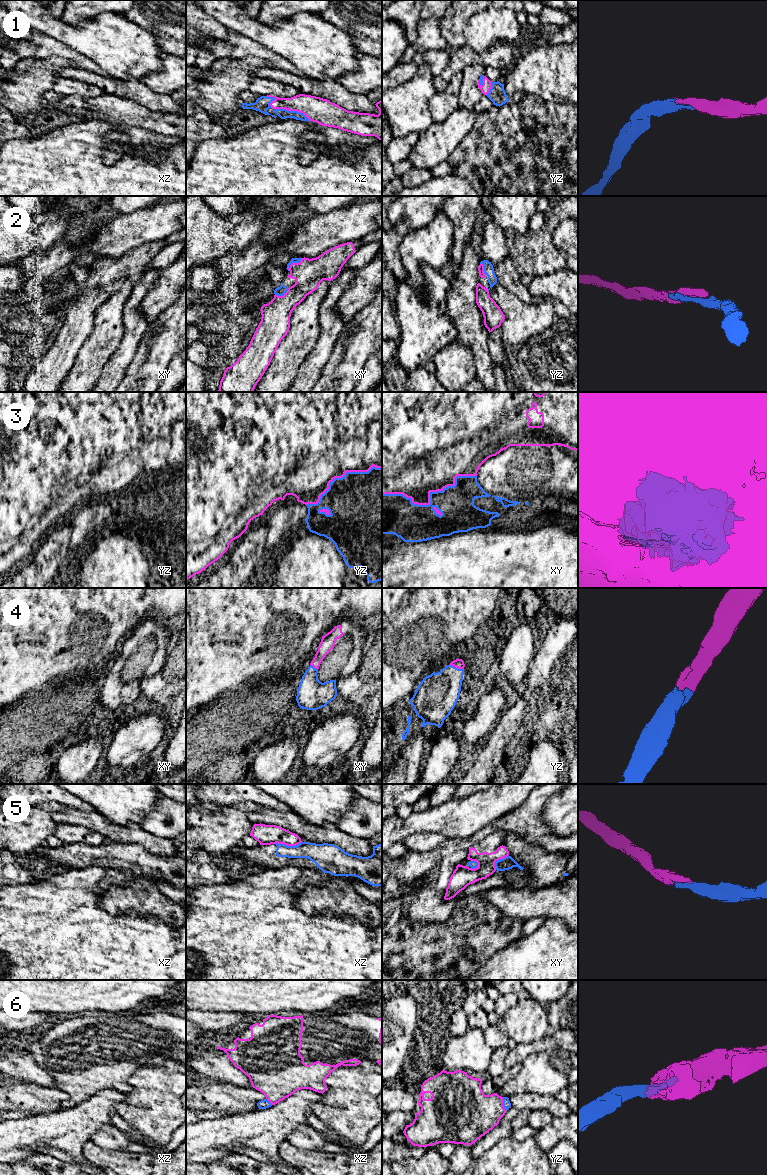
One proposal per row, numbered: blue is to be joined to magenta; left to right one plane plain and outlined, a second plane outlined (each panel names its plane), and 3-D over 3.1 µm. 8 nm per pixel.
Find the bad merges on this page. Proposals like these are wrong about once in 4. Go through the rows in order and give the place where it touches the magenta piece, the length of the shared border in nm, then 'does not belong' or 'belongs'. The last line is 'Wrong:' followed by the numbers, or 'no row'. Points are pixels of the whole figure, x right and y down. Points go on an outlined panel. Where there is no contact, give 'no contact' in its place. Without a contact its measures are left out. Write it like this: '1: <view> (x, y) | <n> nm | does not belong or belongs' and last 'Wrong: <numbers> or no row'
1: xz (292, 110) | 320 nm | belongs
2: xy (294, 263) | 150 nm | belongs
3: xy (429, 497) | 800 nm | does not belong
4: yz (456, 667) | 130 nm | belongs
5: xz (288, 845) | 220 nm | does not belong
6: yz (502, 1104) | 110 nm | belongs
Wrong: 3, 5

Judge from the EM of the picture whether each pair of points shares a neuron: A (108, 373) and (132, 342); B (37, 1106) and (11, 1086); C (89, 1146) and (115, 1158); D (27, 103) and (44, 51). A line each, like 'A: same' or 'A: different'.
A: same
B: same
C: same
D: different

